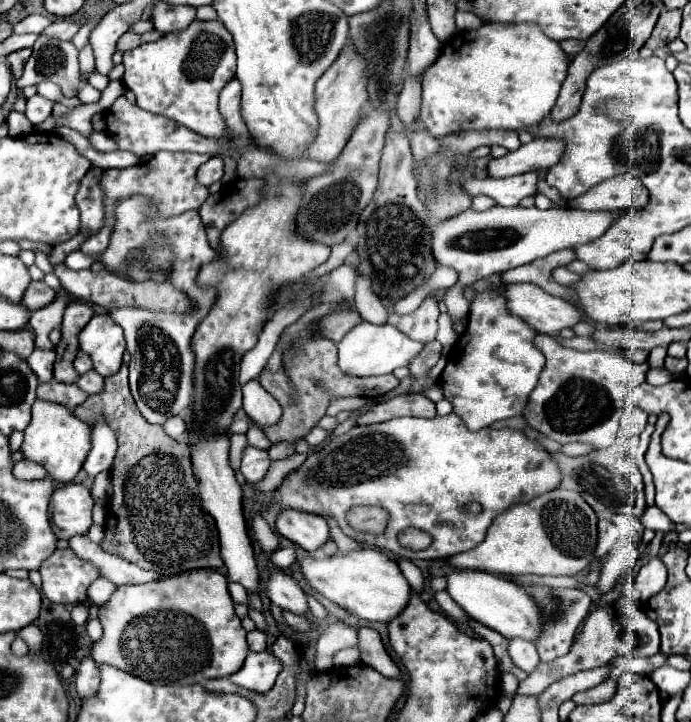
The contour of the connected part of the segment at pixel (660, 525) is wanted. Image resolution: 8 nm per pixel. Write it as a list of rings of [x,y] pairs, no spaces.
[[[657,505],[645,509],[645,513],[641,517],[641,523],[643,523],[643,527],[653,529],[653,531],[671,531],[671,529],[675,529],[675,523]]]

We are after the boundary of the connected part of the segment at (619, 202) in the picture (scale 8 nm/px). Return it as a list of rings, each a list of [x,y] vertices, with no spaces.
[[[629,173],[615,175],[577,199],[569,201],[571,207],[585,209],[585,211],[613,211],[613,209],[631,209],[631,207],[645,207],[649,203],[649,191],[643,187],[639,179]]]

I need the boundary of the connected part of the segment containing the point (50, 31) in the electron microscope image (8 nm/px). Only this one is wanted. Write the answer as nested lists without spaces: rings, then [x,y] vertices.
[[[61,19],[61,21],[55,21],[51,23],[43,35],[49,35],[49,37],[57,37],[57,39],[65,39],[65,41],[71,41],[71,37],[79,31],[79,25],[69,21],[69,19]]]

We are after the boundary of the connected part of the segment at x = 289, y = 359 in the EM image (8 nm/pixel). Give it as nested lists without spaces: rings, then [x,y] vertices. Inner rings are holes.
[[[297,339],[291,343],[291,349],[285,353],[283,367],[285,373],[293,385],[293,401],[283,407],[281,421],[277,425],[261,427],[261,431],[267,435],[271,443],[279,441],[291,441],[295,443],[297,439],[303,439],[309,429],[317,425],[317,421],[325,415],[329,403],[339,397],[383,397],[389,391],[393,391],[399,381],[395,375],[381,375],[381,377],[349,377],[341,373],[337,359],[335,359],[335,343],[327,339]],[[321,383],[321,385],[317,385]]]

